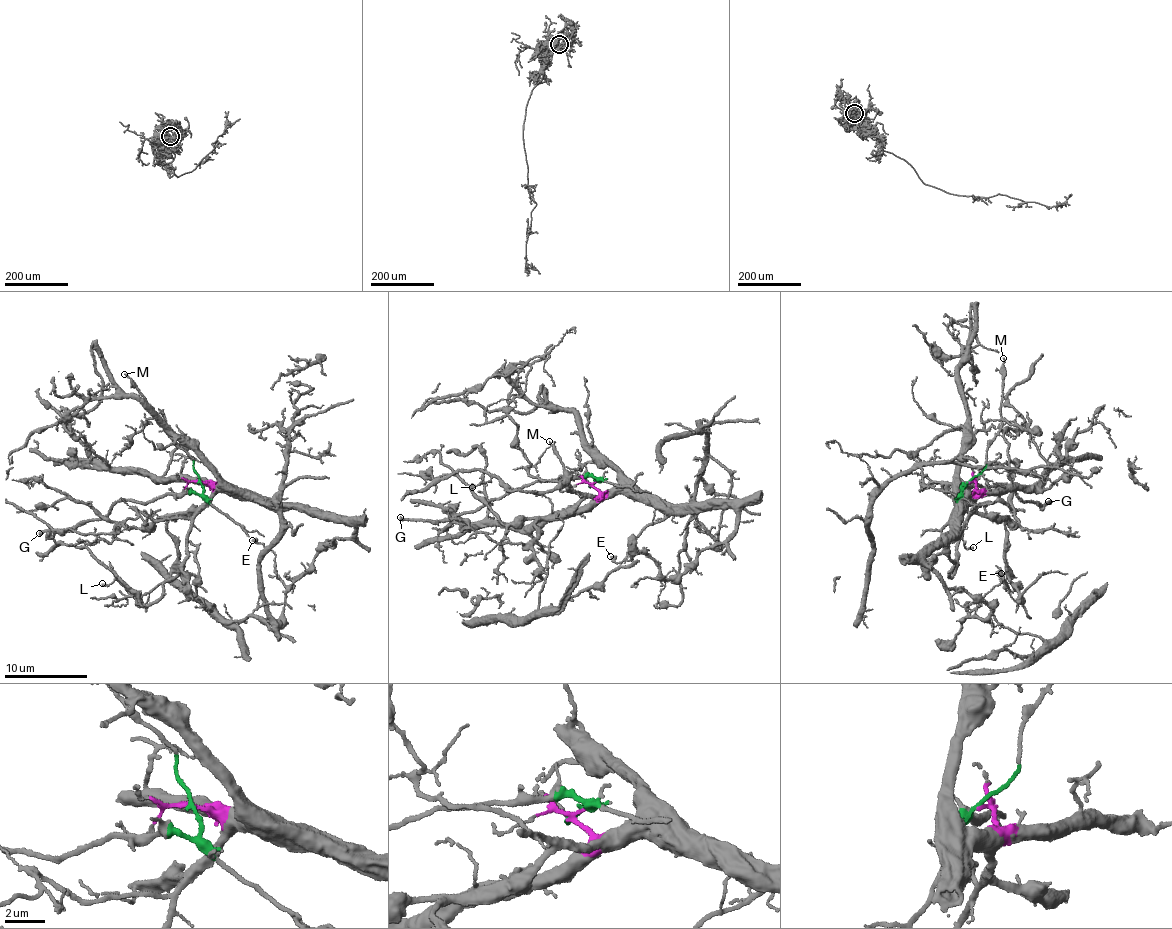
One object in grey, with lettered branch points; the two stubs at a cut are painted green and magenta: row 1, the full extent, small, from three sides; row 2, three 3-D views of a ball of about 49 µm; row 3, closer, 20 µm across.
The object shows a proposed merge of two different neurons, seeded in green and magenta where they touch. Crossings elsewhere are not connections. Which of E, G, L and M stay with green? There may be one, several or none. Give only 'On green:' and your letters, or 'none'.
On green: G, M

